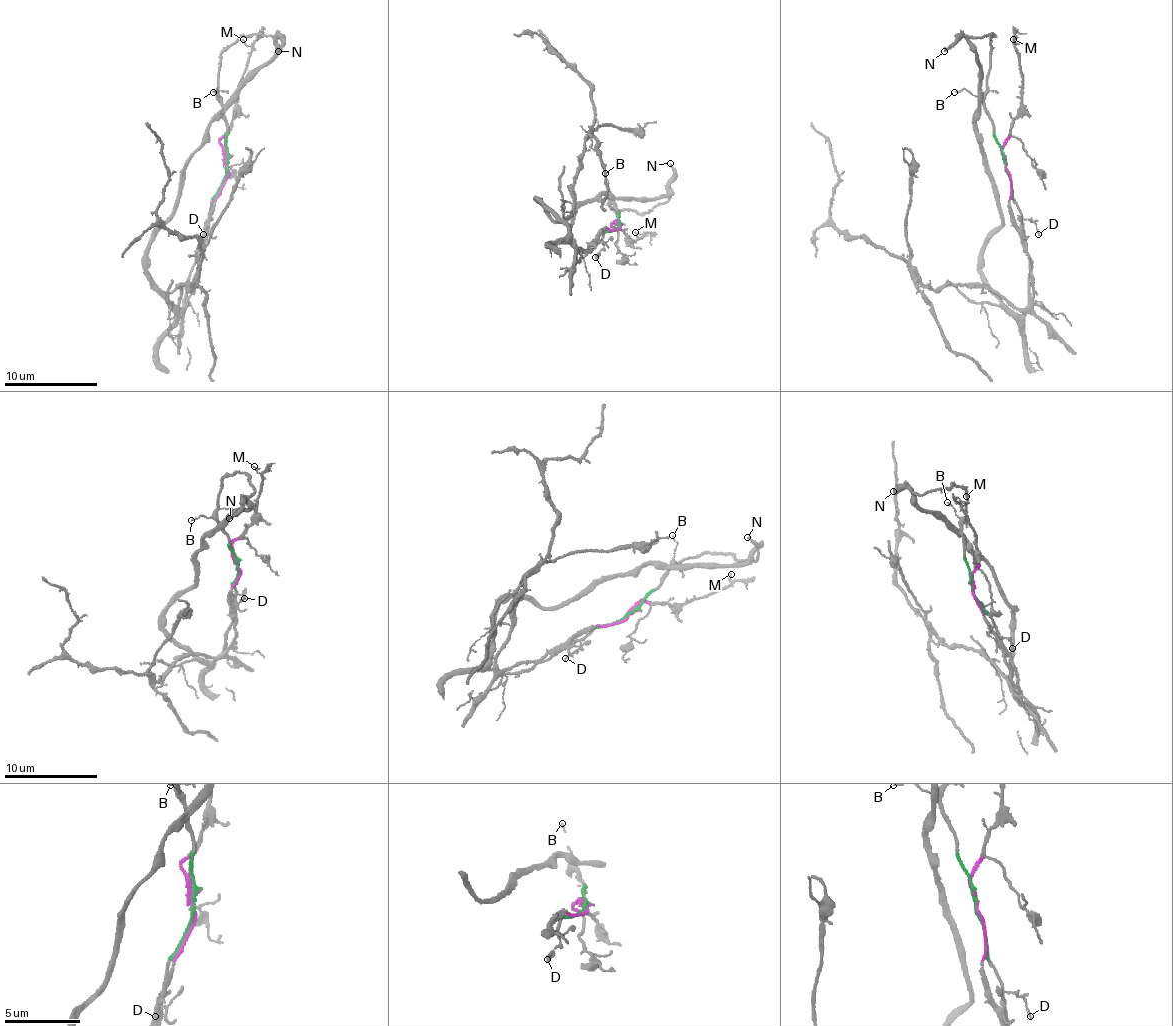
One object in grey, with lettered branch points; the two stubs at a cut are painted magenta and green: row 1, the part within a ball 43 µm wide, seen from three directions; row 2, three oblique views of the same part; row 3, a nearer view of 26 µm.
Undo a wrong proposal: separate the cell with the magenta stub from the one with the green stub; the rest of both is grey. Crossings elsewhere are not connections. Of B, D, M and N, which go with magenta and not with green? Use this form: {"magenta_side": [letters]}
{"magenta_side": ["M"]}

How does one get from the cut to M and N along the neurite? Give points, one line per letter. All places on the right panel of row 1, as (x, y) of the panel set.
M: (1006, 167), (1002, 155), (1004, 139), (1020, 106), (1023, 76), (1013, 39)
N: (1006, 167), (992, 120), (983, 101), (992, 34), (960, 36), (943, 50)

